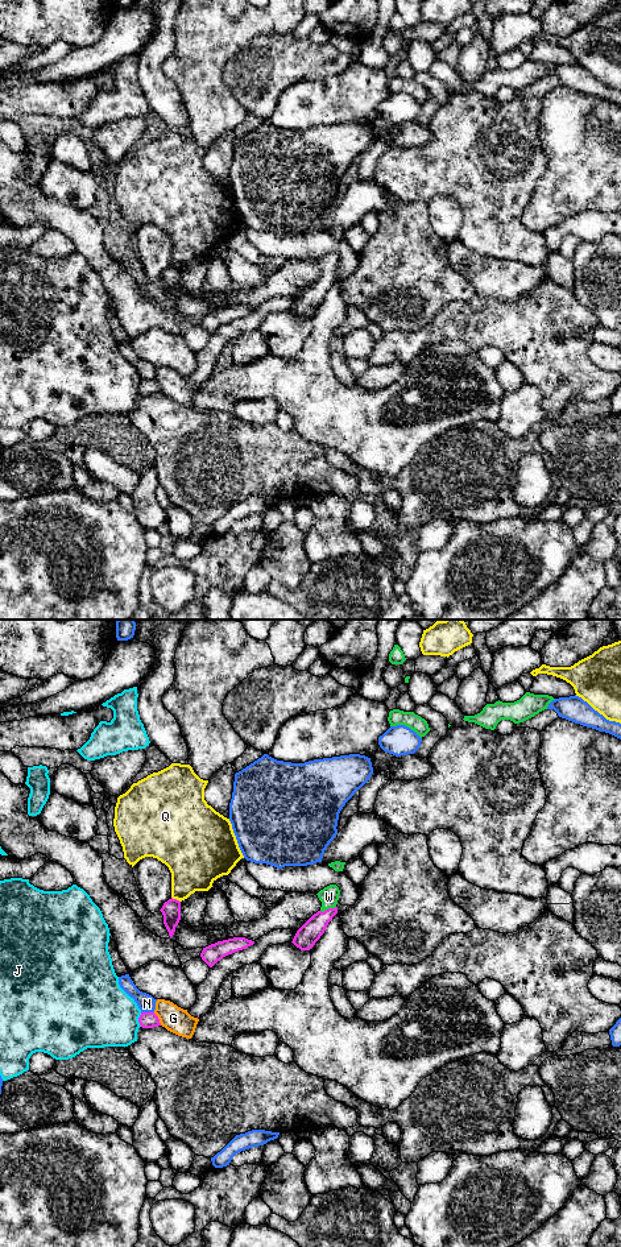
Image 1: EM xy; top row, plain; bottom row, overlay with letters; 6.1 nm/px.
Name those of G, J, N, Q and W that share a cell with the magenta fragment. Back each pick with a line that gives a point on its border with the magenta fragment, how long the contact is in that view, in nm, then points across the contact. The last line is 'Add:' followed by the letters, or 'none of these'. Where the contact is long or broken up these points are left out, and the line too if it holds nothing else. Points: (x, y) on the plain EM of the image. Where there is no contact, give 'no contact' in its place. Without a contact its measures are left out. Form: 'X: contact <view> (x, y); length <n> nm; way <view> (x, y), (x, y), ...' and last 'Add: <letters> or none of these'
W: contact xy (327, 277); length 100 nm; way xy (310, 299), (327, 277), (328, 264)
Add: W

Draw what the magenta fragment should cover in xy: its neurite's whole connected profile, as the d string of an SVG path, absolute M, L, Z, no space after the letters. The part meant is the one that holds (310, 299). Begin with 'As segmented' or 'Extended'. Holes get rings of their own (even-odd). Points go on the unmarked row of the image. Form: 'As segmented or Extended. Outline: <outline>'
Extended. Outline: M336 252L324 254L316 262L322 269L320 277L297 298L291 308L301 318L310 318L324 301L332 285L338 281L336 272L340 257Z

